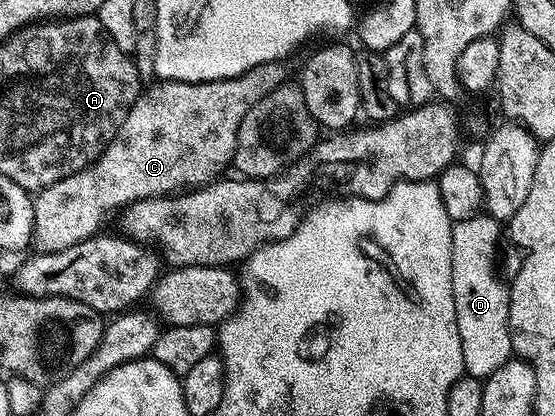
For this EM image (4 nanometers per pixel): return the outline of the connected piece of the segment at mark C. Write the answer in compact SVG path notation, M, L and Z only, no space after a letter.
M272 60L259 66L251 66L251 70L226 80L161 80L150 83L131 106L127 118L123 118L123 126L119 126L113 141L93 163L36 193L33 201L33 244L42 252L67 250L67 246L75 246L98 235L102 231L101 223L104 222L105 215L113 210L115 212L132 200L168 196L178 190L192 190L212 184L224 173L221 171L225 167L228 169L232 165L239 126L243 118L247 118L247 110L251 110L251 106L255 106L259 98L267 98L271 90L286 83L285 66L285 60Z

